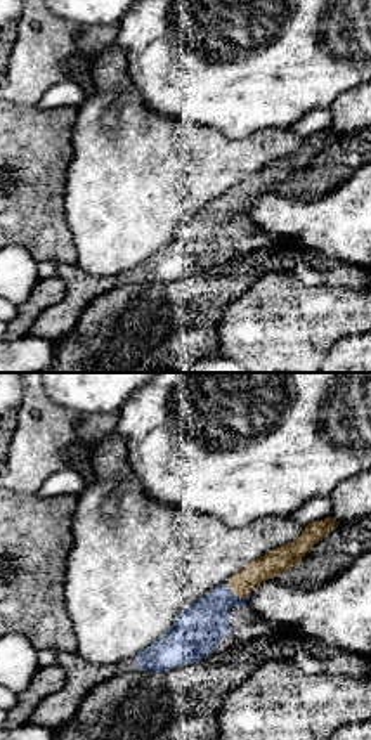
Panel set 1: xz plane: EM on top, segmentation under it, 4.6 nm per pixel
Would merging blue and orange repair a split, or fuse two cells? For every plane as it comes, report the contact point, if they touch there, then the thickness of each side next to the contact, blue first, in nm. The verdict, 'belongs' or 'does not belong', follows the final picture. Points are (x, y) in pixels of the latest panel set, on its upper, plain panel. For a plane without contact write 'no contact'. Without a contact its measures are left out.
(233, 203) | 220/120 nm

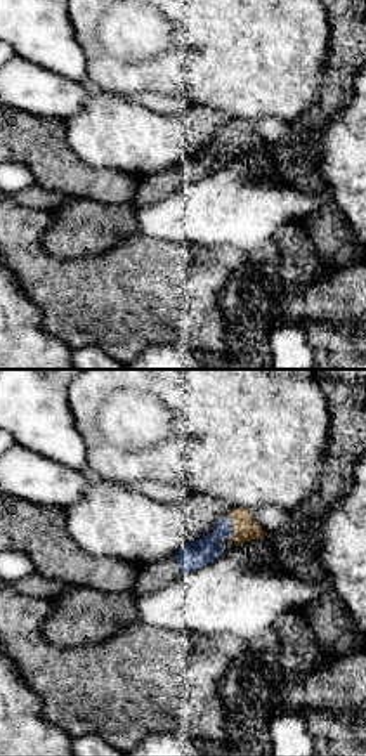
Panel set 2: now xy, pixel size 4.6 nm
(231, 139) | 130/110 nm

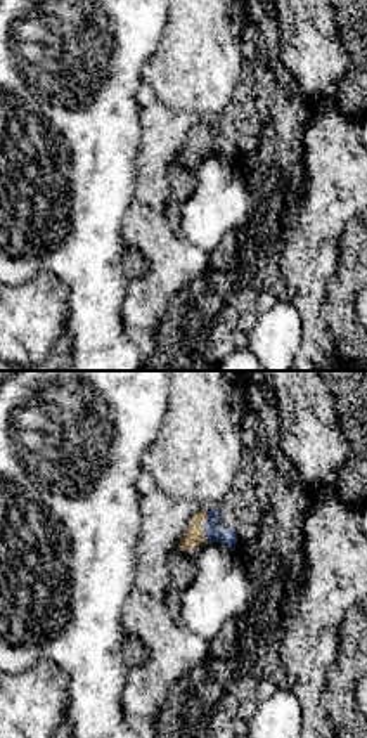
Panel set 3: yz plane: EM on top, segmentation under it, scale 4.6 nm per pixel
(205, 137) | 70/90 nm

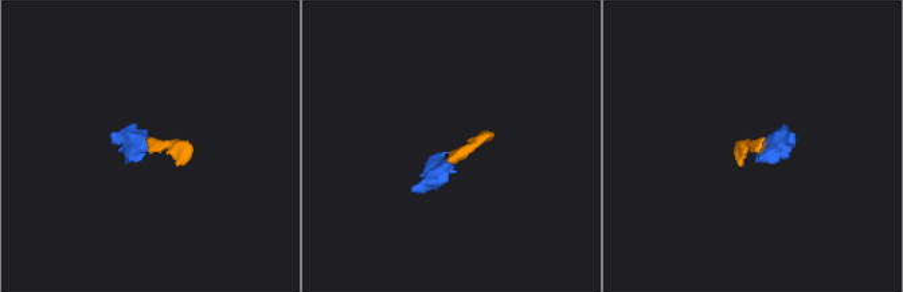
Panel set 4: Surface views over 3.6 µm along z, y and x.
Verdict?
belongs

